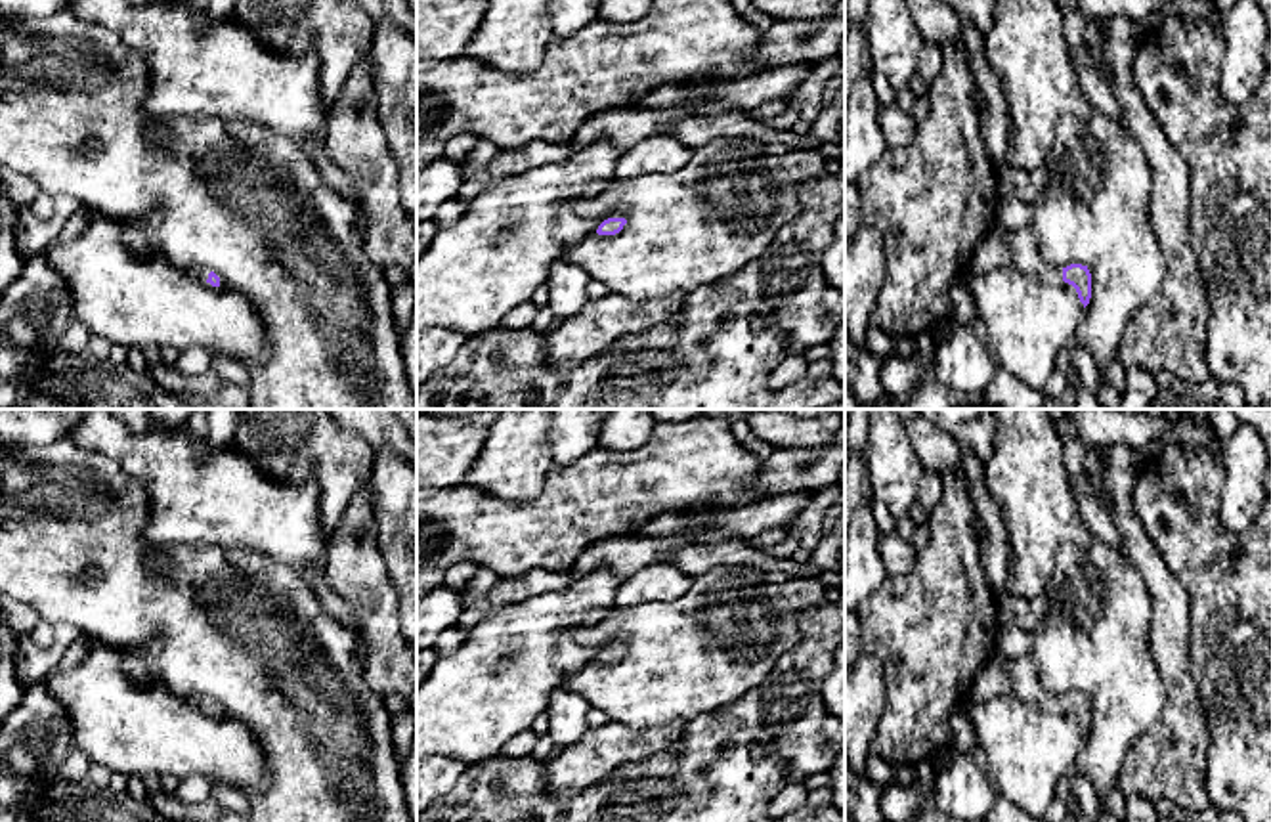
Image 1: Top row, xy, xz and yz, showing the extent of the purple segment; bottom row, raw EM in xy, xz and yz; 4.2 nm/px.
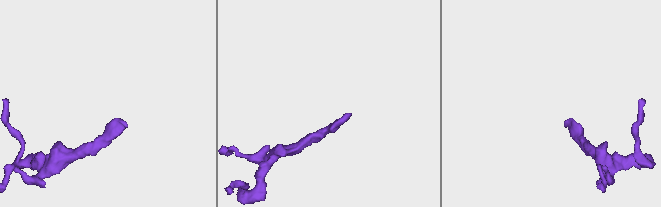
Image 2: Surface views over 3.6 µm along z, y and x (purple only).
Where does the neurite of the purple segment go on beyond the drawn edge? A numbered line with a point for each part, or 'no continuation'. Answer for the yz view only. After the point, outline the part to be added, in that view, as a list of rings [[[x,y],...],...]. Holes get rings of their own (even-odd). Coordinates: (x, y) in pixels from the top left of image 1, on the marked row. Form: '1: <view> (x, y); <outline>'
1: yz (1021, 243); [[[1030,226],[1007,231],[1005,243],[1011,266],[1023,275],[1047,285],[1063,281],[1063,270],[1051,268],[1040,258],[1036,233]]]

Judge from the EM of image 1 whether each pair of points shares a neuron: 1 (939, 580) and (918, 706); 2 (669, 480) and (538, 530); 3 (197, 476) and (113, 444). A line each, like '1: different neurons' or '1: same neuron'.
1: same neuron
2: same neuron
3: same neuron

